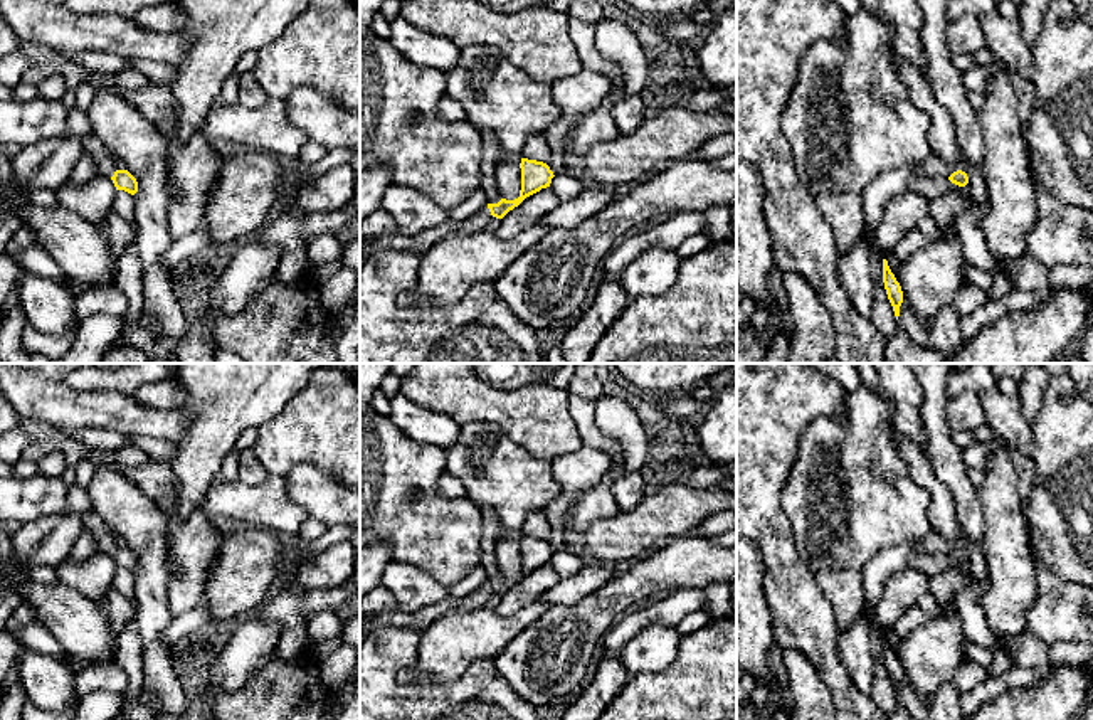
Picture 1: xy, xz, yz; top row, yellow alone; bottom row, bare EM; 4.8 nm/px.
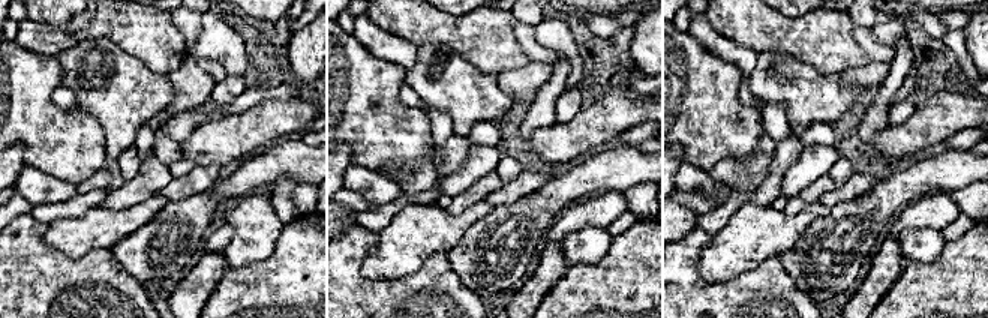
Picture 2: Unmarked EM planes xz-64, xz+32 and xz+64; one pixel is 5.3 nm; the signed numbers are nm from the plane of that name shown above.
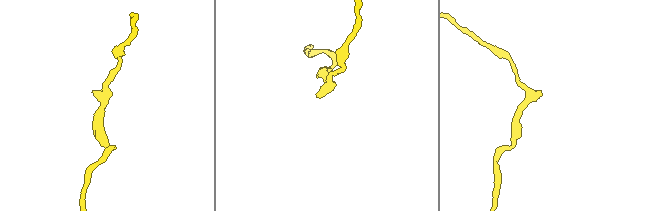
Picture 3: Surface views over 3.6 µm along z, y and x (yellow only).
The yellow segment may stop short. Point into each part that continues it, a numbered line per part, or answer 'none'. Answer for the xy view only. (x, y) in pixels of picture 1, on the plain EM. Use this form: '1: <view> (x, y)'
1: xy (105, 540)

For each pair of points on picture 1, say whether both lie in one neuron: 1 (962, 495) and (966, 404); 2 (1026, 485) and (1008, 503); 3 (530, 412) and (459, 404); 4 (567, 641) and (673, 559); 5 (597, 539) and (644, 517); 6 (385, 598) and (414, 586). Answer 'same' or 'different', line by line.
1: different
2: different
3: same
4: same
5: same
6: different

